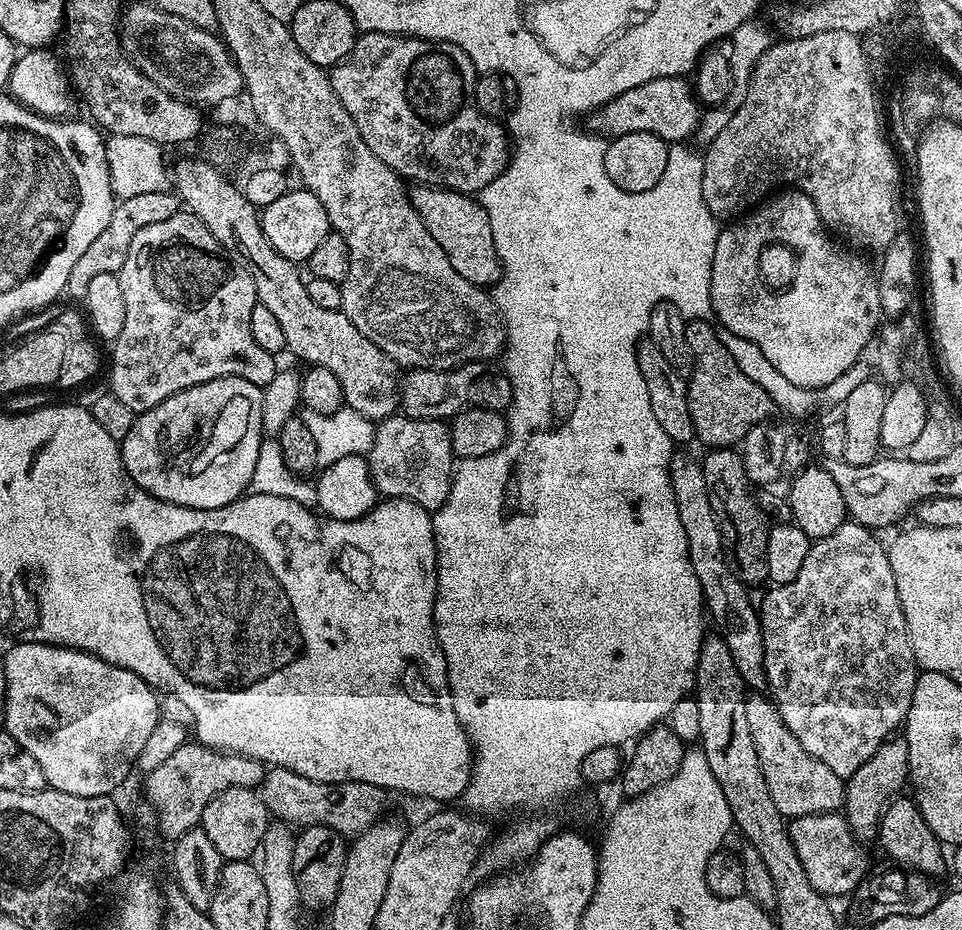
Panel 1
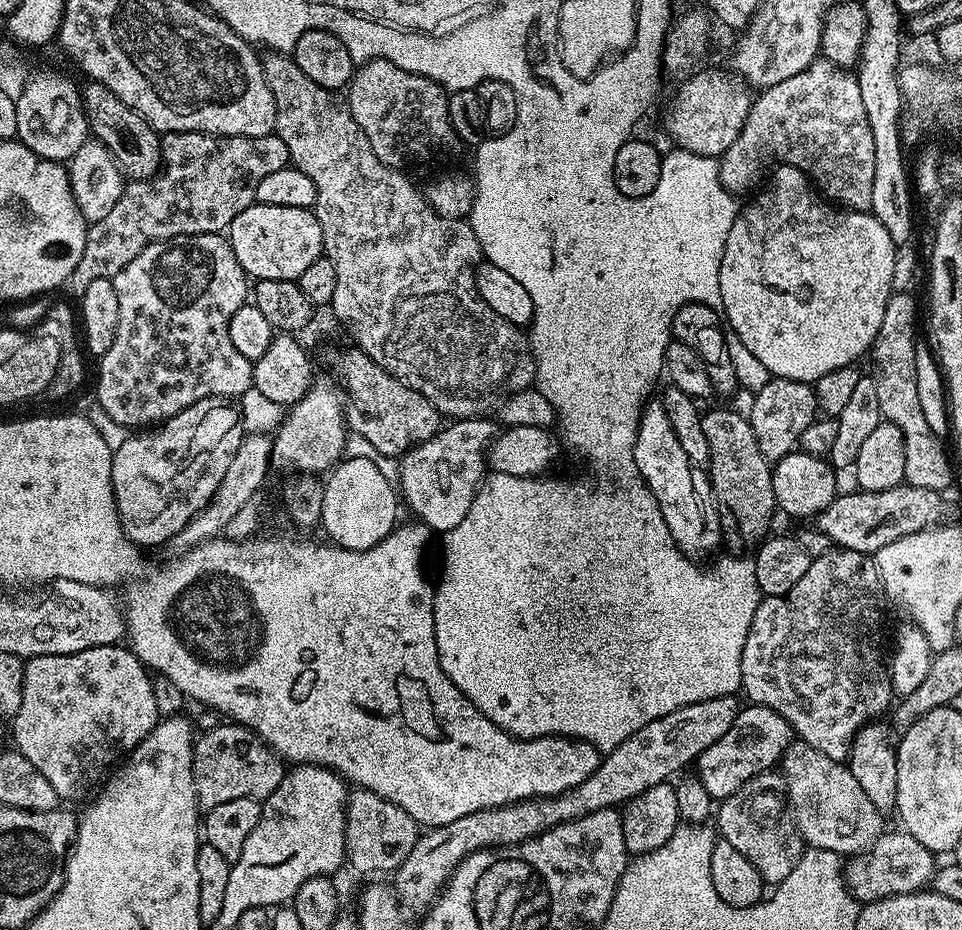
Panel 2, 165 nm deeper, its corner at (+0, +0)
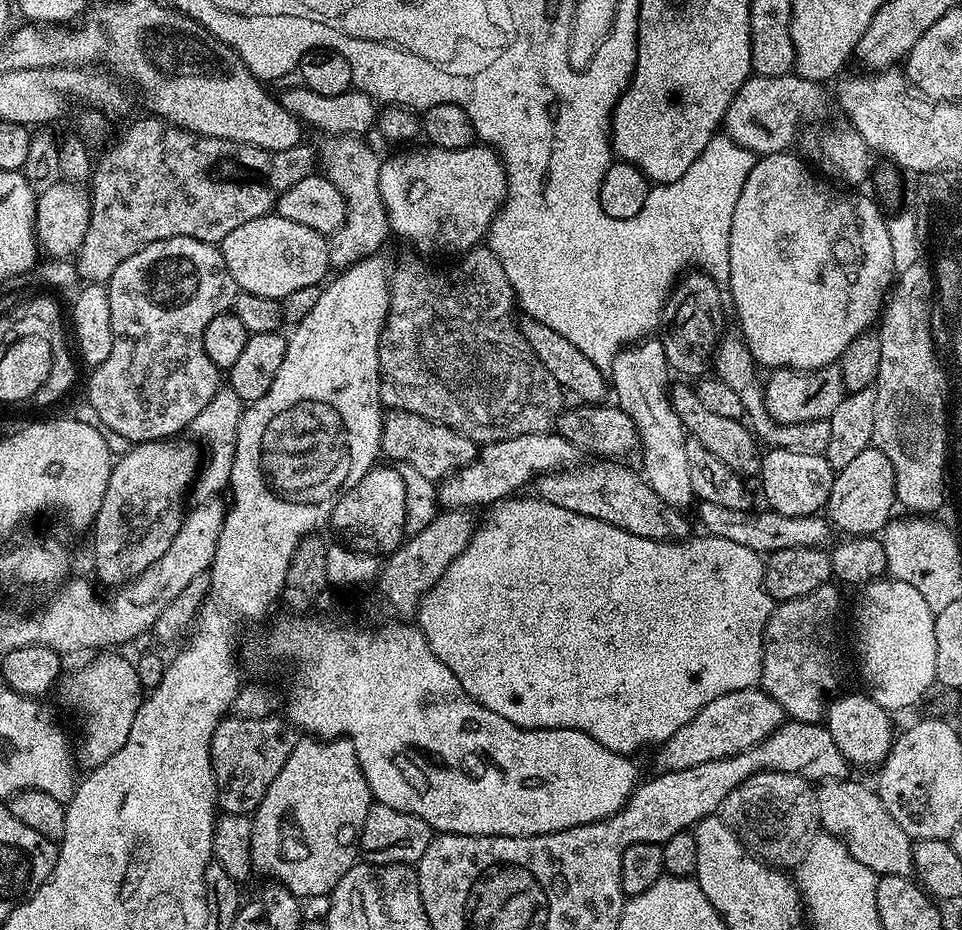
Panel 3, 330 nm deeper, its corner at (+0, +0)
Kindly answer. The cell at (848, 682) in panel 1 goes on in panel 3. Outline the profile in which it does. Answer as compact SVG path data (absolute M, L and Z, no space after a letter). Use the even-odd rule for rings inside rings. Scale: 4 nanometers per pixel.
M829 582L802 598L777 603L764 627L759 687L782 706L785 717L798 722L821 723L826 716L826 705L840 684L840 648L836 645L840 592L835 587L840 589Z

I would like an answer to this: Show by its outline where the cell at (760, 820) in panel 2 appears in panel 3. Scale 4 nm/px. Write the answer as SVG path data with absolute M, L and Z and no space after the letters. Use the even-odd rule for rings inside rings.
M759 772L742 782L722 802L719 817L732 831L732 835L744 843L743 851L758 857L765 864L781 870L792 870L803 865L806 854L812 851L814 838L821 831L820 813L816 810L816 794L805 776L785 772Z

